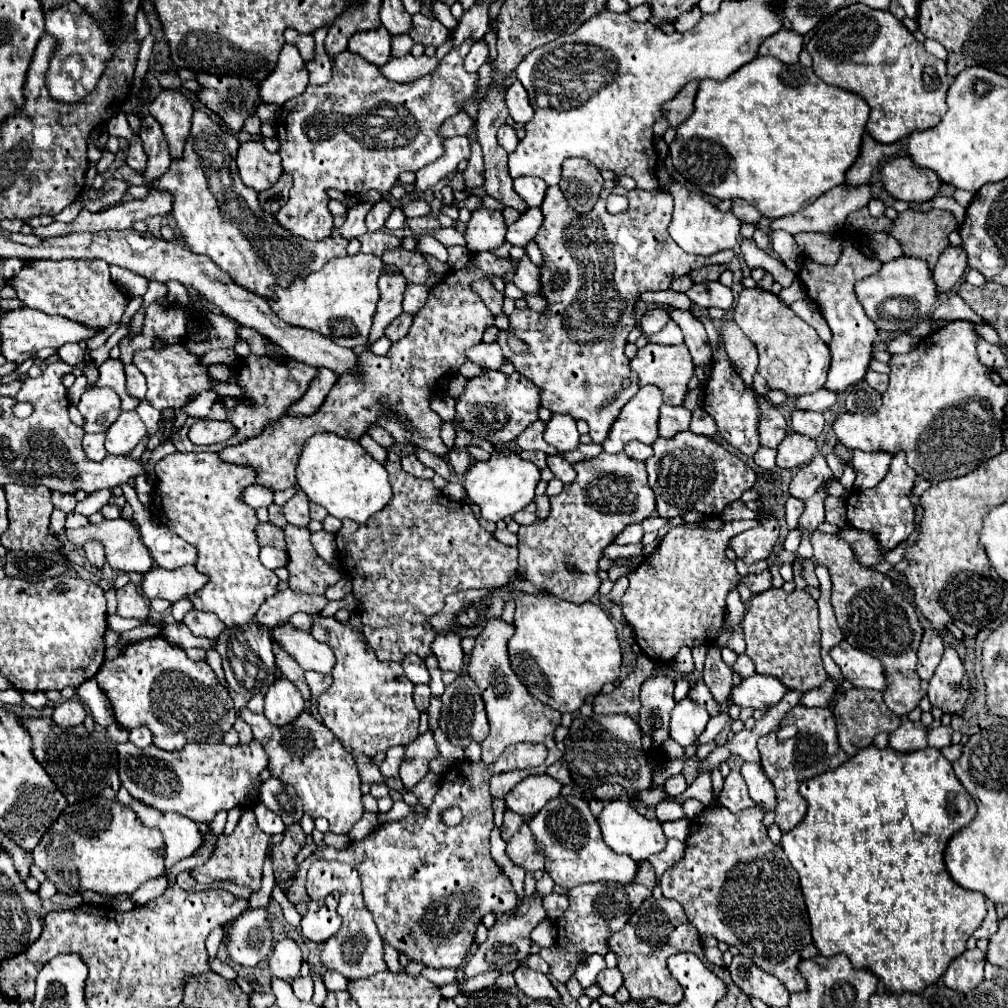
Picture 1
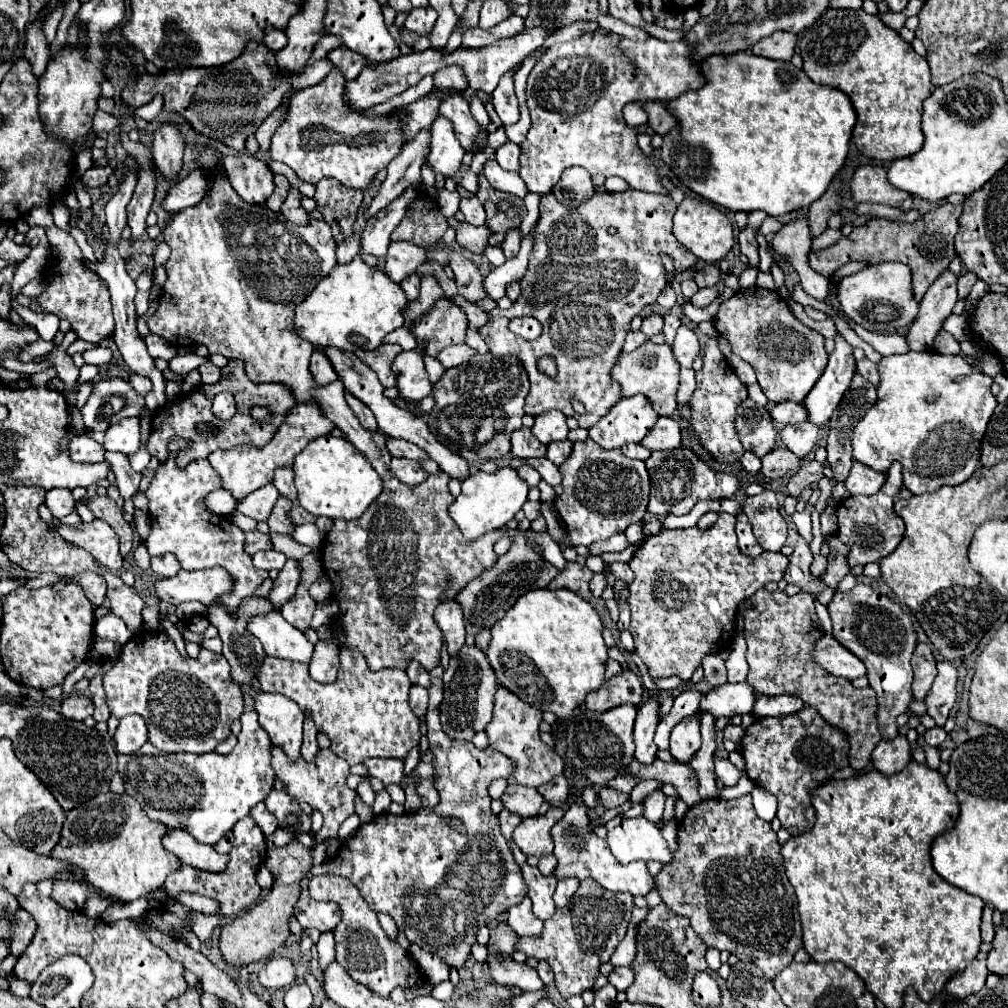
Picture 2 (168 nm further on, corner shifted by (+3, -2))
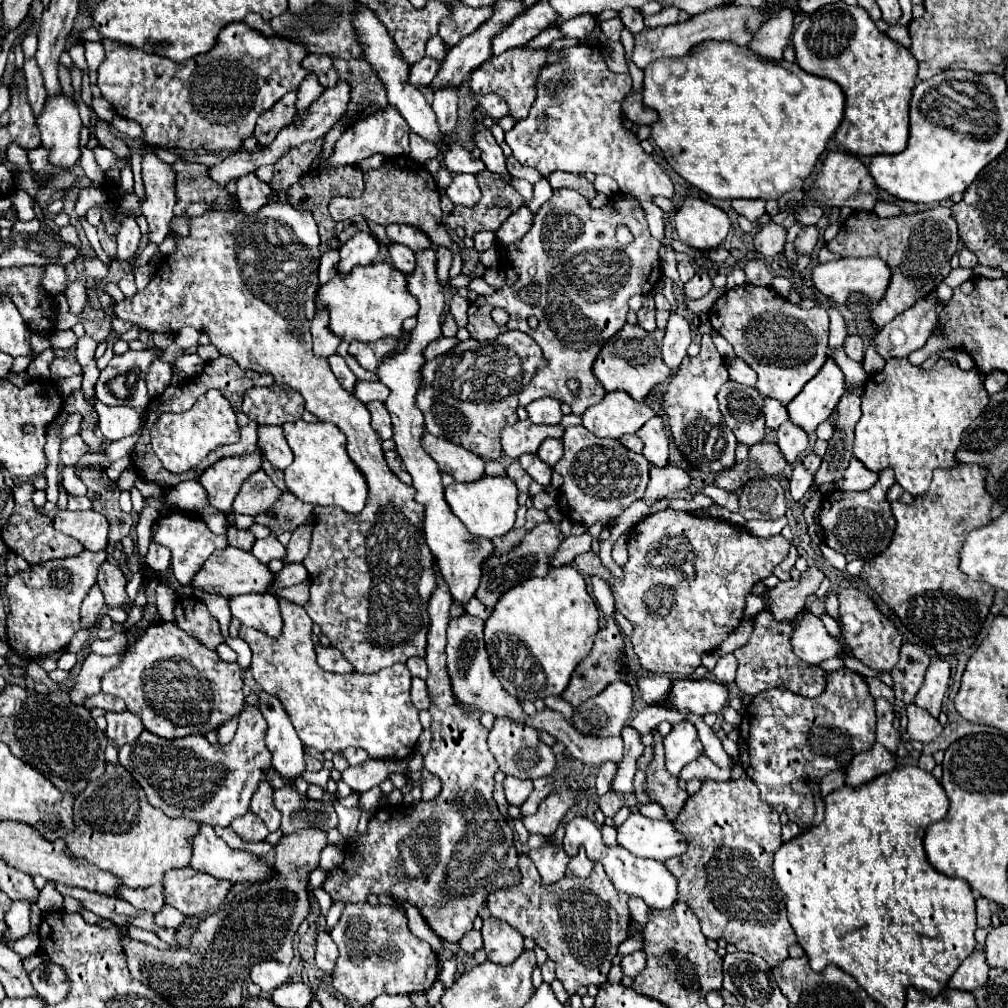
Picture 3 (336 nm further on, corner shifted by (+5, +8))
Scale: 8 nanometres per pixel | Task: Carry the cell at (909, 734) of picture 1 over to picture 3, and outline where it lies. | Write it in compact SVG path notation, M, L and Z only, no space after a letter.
M875 744L871 750L861 752L851 760L851 764L845 770L845 784L857 788L881 774L891 772L893 768L895 768L895 756L881 744Z

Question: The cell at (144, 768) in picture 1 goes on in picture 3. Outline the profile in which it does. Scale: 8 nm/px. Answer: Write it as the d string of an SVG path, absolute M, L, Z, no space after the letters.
M249 706L249 708L245 708L245 710L241 712L241 716L239 716L239 726L237 726L237 732L235 732L235 738L233 738L233 742L227 744L227 746L209 744L209 742L205 740L205 736L187 736L187 738L177 738L177 740L163 740L161 736L155 736L155 734L143 730L143 734L139 736L139 740L135 740L135 744L125 744L125 746L119 750L119 764L121 764L123 768L127 768L127 770L131 772L131 776L141 784L141 788L145 790L147 800L151 802L151 806L161 808L167 816L171 816L171 818L191 818L191 820L199 820L201 824L209 824L209 826L229 826L231 820L235 820L235 818L239 818L239 816L245 816L245 814L249 812L251 796L253 796L253 792L257 790L257 784L265 778L263 770L265 770L267 766L271 766L271 754L267 752L265 740L263 740L265 732L267 732L267 722L265 722L263 714L261 714L257 708L251 708L251 706Z

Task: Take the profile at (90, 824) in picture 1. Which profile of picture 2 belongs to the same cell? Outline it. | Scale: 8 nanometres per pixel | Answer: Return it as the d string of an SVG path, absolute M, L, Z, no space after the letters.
M101 792L95 804L85 802L67 812L61 840L51 854L53 858L61 858L61 862L73 862L85 874L85 880L105 896L131 902L159 888L167 874L175 872L181 864L177 856L165 852L161 846L165 830L161 822L153 822L143 814L133 796Z

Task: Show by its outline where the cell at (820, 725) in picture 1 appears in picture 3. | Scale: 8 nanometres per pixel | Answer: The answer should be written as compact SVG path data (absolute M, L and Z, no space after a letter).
M849 668L827 672L827 688L817 698L797 696L783 686L757 694L743 714L739 734L739 760L745 774L757 784L761 800L771 806L785 804L791 822L805 830L815 816L815 798L807 780L819 782L827 772L849 766L859 752L865 752L875 744L875 698L869 694L869 686L859 672Z

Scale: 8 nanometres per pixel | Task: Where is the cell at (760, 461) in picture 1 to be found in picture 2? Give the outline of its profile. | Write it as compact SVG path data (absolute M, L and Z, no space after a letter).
M745 452L743 458L741 458L741 466L743 466L747 472L759 472L759 470L761 470L761 460L759 460L753 452Z

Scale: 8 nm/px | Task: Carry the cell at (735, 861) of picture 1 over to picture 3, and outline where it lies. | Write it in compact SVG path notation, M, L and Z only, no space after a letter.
M747 776L729 782L705 780L701 790L687 800L681 816L675 820L675 828L687 838L689 848L683 856L667 860L665 866L679 882L679 902L685 902L695 916L699 916L703 934L713 940L725 938L729 944L735 944L737 950L761 956L771 968L781 964L787 958L787 948L797 942L787 920L783 896L771 874L773 854L783 844L781 822L773 806L759 798L759 790L753 780Z

